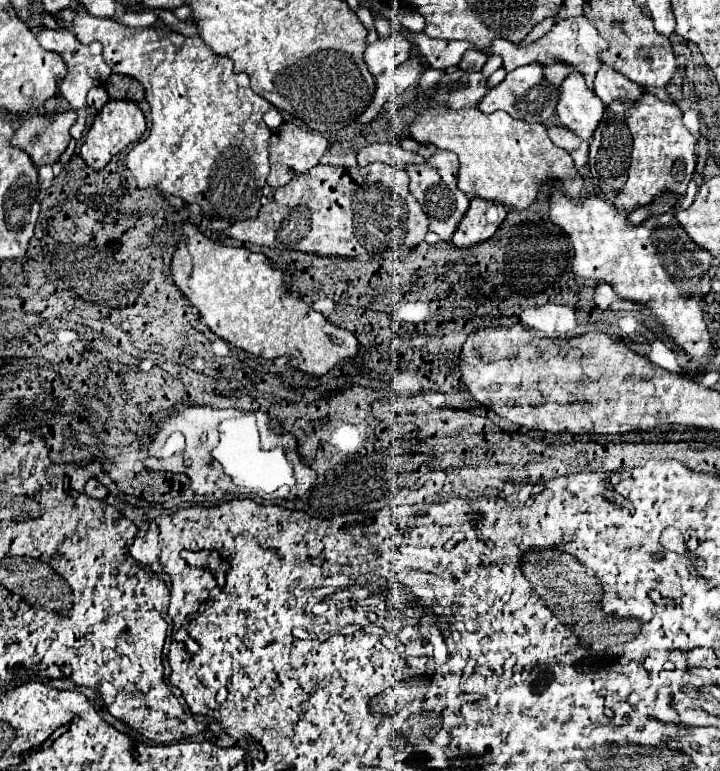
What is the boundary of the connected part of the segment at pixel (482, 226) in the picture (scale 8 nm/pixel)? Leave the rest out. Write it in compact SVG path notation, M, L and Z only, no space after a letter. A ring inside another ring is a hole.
M471 200L471 208L467 210L467 216L463 218L463 224L459 224L459 228L457 228L451 242L457 248L469 248L473 244L485 242L485 240L493 238L493 234L499 230L505 216L507 216L507 208L503 208L503 204L487 204L483 200ZM491 206L493 208L499 206L495 222L491 222L487 218L487 210Z

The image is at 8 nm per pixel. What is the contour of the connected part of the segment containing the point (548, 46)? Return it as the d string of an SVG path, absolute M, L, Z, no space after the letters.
M577 16L577 18L567 18L567 20L559 20L553 24L553 28L539 40L519 48L515 46L513 42L507 42L507 40L495 40L495 44L491 48L484 50L486 55L499 54L503 58L503 68L505 72L511 72L519 66L525 66L525 64L531 64L531 62L537 62L537 64L543 64L545 70L543 70L543 78L561 88L563 80L569 76L571 70L579 72L585 76L585 82L587 86L593 90L593 80L595 80L595 74L599 72L599 68L603 66L603 60L601 60L601 52L607 50L609 44L605 38L599 36L597 28L585 18L585 16Z

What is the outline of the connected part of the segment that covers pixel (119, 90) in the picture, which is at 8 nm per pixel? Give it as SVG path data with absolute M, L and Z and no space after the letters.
M111 74L109 80L103 84L111 100L131 100L131 102L141 102L143 100L143 86L127 76Z

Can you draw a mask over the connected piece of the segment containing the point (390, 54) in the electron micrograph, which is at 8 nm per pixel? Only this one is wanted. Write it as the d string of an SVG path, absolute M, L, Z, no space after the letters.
M393 32L391 38L387 40L377 40L373 44L369 44L365 48L365 54L363 54L363 60L369 68L369 72L373 76L379 76L379 74L385 74L389 70L395 70L401 62L405 62L409 58L409 42L405 40L403 32Z

